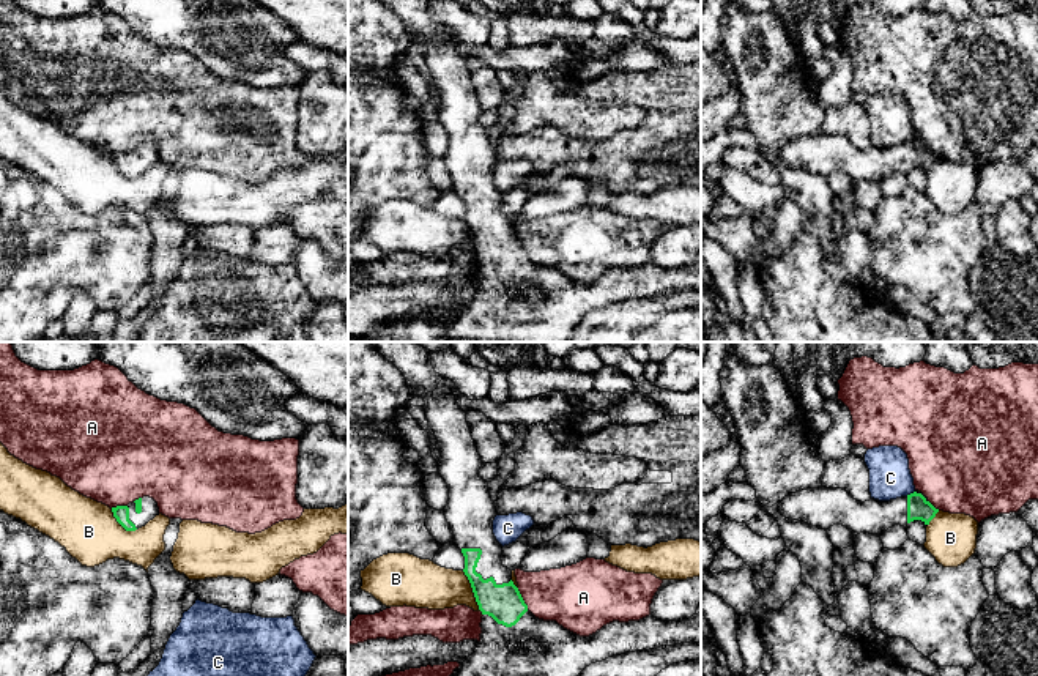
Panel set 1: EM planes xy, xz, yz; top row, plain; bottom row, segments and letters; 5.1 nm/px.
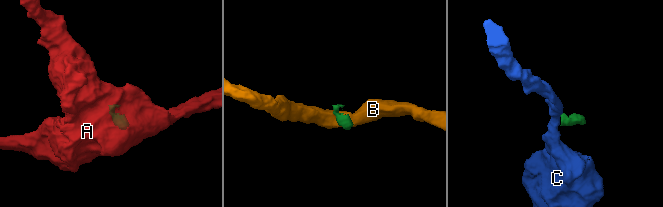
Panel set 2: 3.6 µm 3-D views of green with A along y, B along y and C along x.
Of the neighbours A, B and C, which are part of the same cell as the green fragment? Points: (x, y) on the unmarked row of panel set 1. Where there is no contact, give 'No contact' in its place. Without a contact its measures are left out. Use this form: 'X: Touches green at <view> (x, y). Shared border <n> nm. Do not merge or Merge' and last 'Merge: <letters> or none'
A: Touches green at xz (522, 246). Shared border 130 nm. Do not merge
B: Touches green at xz (473, 238). Shared border 220 nm. Do not merge
C: Touches green at yz (911, 141). Shared border 50 nm. Do not merge
Merge: none

